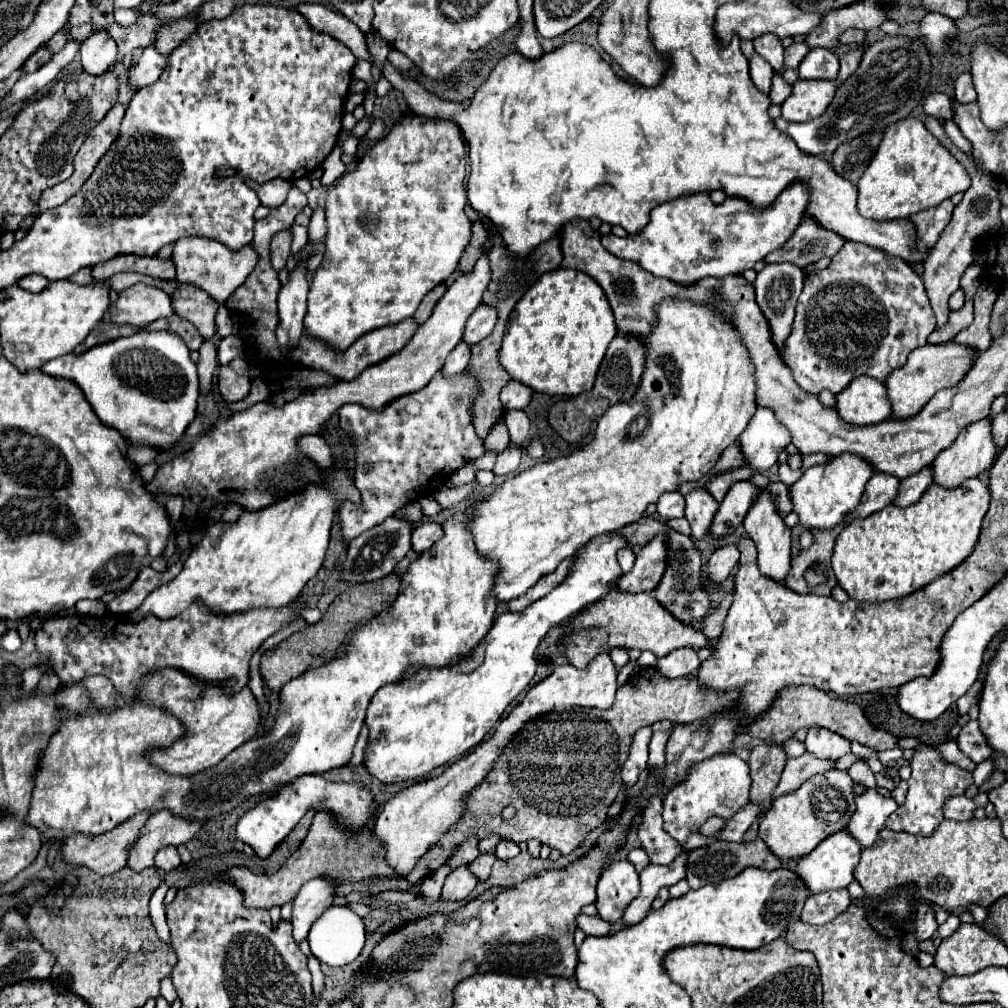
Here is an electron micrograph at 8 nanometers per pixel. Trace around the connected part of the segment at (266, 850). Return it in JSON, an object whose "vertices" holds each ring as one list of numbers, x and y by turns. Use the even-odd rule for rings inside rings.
{"vertices":[[301,775,293,783,281,787,273,797,267,797,265,801,259,801,255,807,247,809,237,823,237,839,249,843,255,849,255,855,265,859,287,837,287,833,291,833,291,829,299,823,299,819,305,815,309,807,323,807,327,811,333,811,337,821,351,831,359,831,361,827,365,827,369,819,377,813,375,797,363,785,329,783,321,775]]}

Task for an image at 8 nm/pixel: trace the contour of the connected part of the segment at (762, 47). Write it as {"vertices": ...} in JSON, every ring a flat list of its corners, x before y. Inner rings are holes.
{"vertices":[[765,33,765,35,757,37,753,43,755,43,755,51,761,57,765,57,775,71,783,69,783,45,781,45,781,39,777,35]]}

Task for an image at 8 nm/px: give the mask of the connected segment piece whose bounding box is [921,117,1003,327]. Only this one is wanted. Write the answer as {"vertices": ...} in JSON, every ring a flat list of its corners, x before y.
{"vertices":[[927,117,925,119,925,127,931,135,935,135,949,151,951,155,967,169,967,173,973,173,971,175,971,187,965,191,961,203,955,207,953,211,953,217,951,217,951,223,945,227,945,231,941,233,941,239,937,241,937,245,933,247,931,255,927,257,925,265,923,265,923,283,925,283,925,291,927,291,927,297,931,301,931,309,937,317,937,327,943,327,947,323,947,317,949,317,949,295,953,291,959,289,959,281,961,281,961,275,965,273,965,269,971,265,973,261,973,253,975,253,975,247,979,243,979,237,983,237,985,233,995,233,1001,229,1001,219,999,219,999,207,1001,207,1001,201,999,201,999,195,997,195,997,185,993,183,993,179,989,175,983,175,979,173,969,157,965,153,961,153,951,141,949,137,945,135,941,123,935,119,935,117]]}

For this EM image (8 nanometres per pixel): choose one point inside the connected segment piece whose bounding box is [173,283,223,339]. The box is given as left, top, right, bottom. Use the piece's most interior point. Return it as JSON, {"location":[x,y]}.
{"location":[192,303]}

